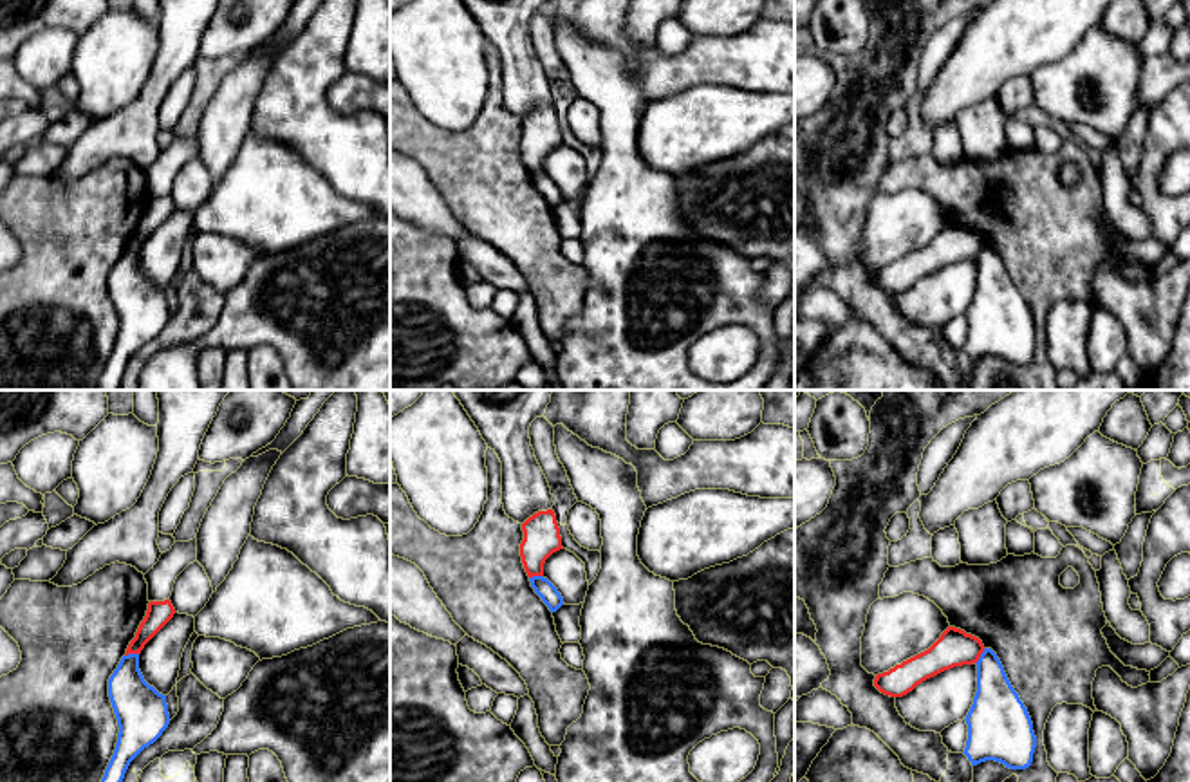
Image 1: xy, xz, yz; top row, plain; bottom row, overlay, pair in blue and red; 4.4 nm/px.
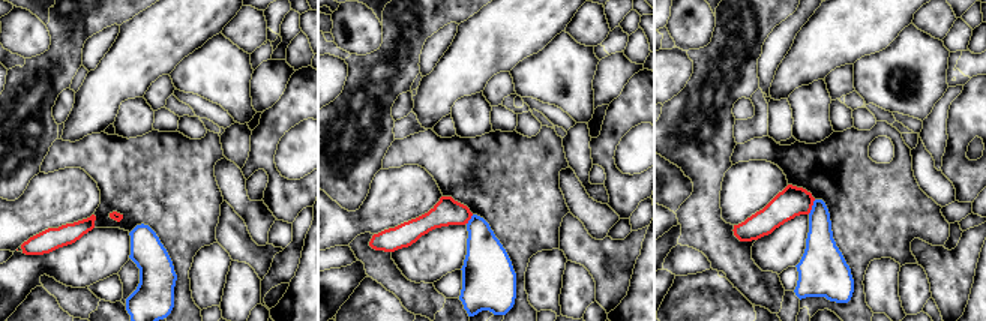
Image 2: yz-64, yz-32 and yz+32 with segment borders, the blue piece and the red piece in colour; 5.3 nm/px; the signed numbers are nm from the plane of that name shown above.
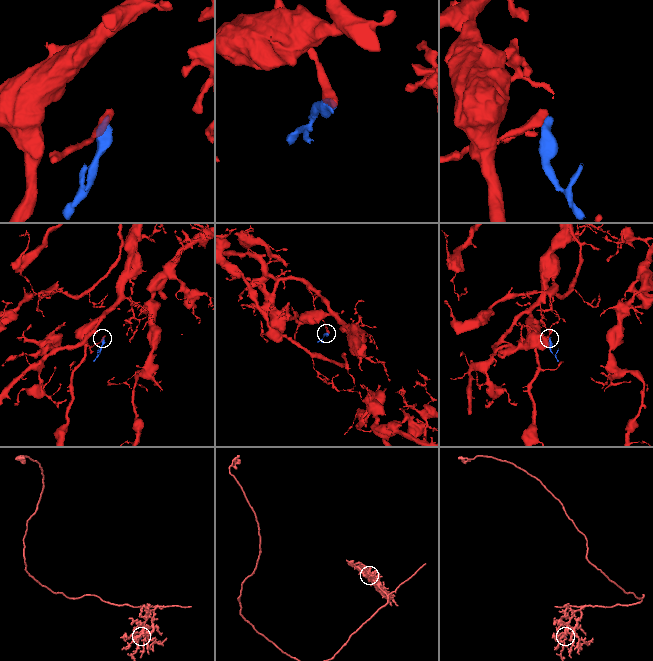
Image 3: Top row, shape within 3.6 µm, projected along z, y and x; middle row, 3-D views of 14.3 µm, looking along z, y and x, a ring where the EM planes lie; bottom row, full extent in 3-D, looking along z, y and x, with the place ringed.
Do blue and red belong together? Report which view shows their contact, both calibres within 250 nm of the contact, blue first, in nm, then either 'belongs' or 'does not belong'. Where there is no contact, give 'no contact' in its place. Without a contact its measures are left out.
yz | 220/160 nm | does not belong

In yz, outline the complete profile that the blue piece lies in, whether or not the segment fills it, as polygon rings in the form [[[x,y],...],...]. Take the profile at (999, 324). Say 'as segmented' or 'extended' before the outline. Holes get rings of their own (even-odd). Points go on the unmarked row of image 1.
as segmented; [[[984,244],[975,260],[977,287],[964,314],[968,336],[962,349],[972,361],[995,356],[1009,365],[1029,363],[1037,332],[1027,303],[991,244]]]

